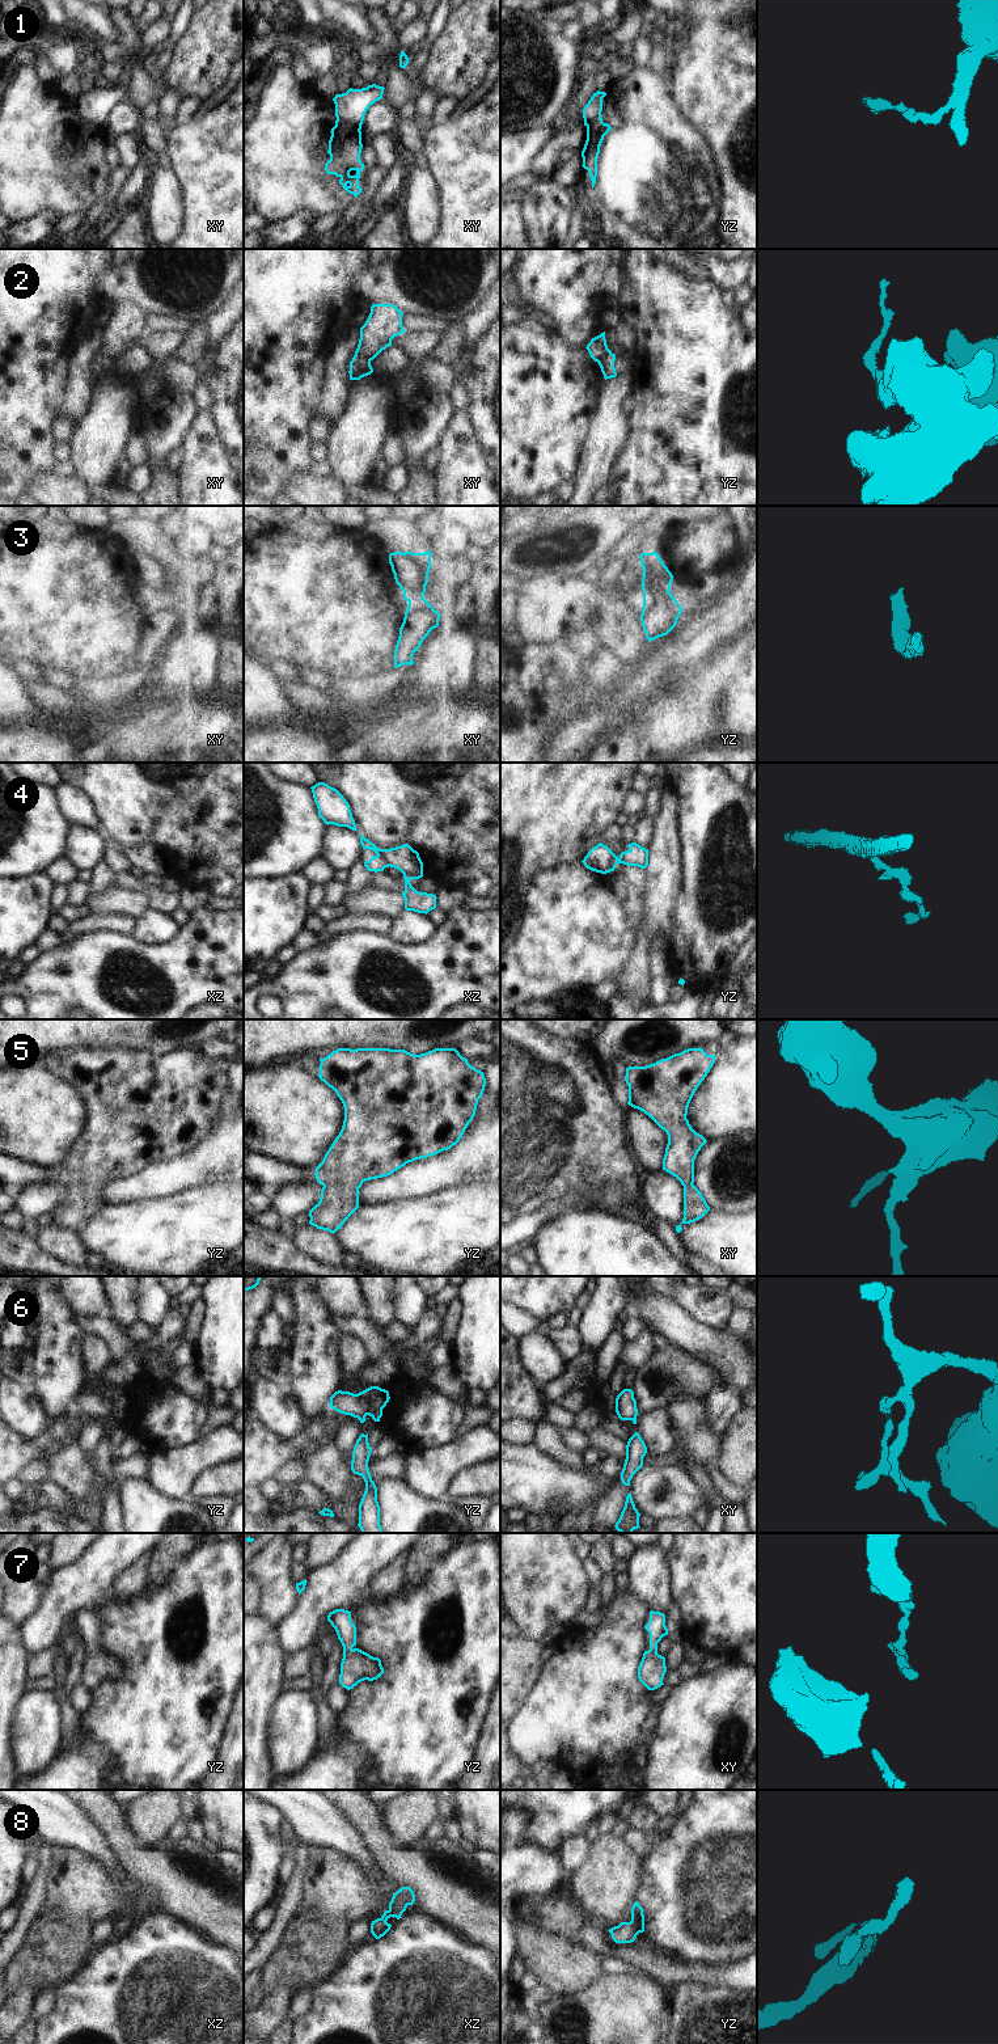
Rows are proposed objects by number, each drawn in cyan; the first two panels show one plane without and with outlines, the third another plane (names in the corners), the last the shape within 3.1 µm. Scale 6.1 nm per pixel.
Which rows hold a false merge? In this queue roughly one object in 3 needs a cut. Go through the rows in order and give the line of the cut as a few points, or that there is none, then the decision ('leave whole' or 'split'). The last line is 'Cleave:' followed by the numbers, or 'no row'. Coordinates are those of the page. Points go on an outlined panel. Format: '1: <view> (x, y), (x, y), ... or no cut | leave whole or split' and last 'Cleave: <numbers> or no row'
1: xy (337, 117), (359, 130) | split
2: xy (355, 354), (363, 355), (369, 360) | split
3: no cut | leave whole
4: xz (405, 878), (409, 881) | split
5: no cut | leave whole
6: xy (638, 1414), (630, 1419) | split
7: no cut | leave whole
8: no cut | leave whole
Cleave: 1, 2, 4, 6

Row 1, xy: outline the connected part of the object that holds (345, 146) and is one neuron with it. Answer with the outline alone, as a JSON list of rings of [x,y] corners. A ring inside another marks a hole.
[[[342,119],[335,121],[329,140],[330,160],[325,164],[327,174],[339,177],[343,189],[355,198],[361,193],[359,186],[360,172],[365,168],[360,160],[361,131],[354,130]]]

